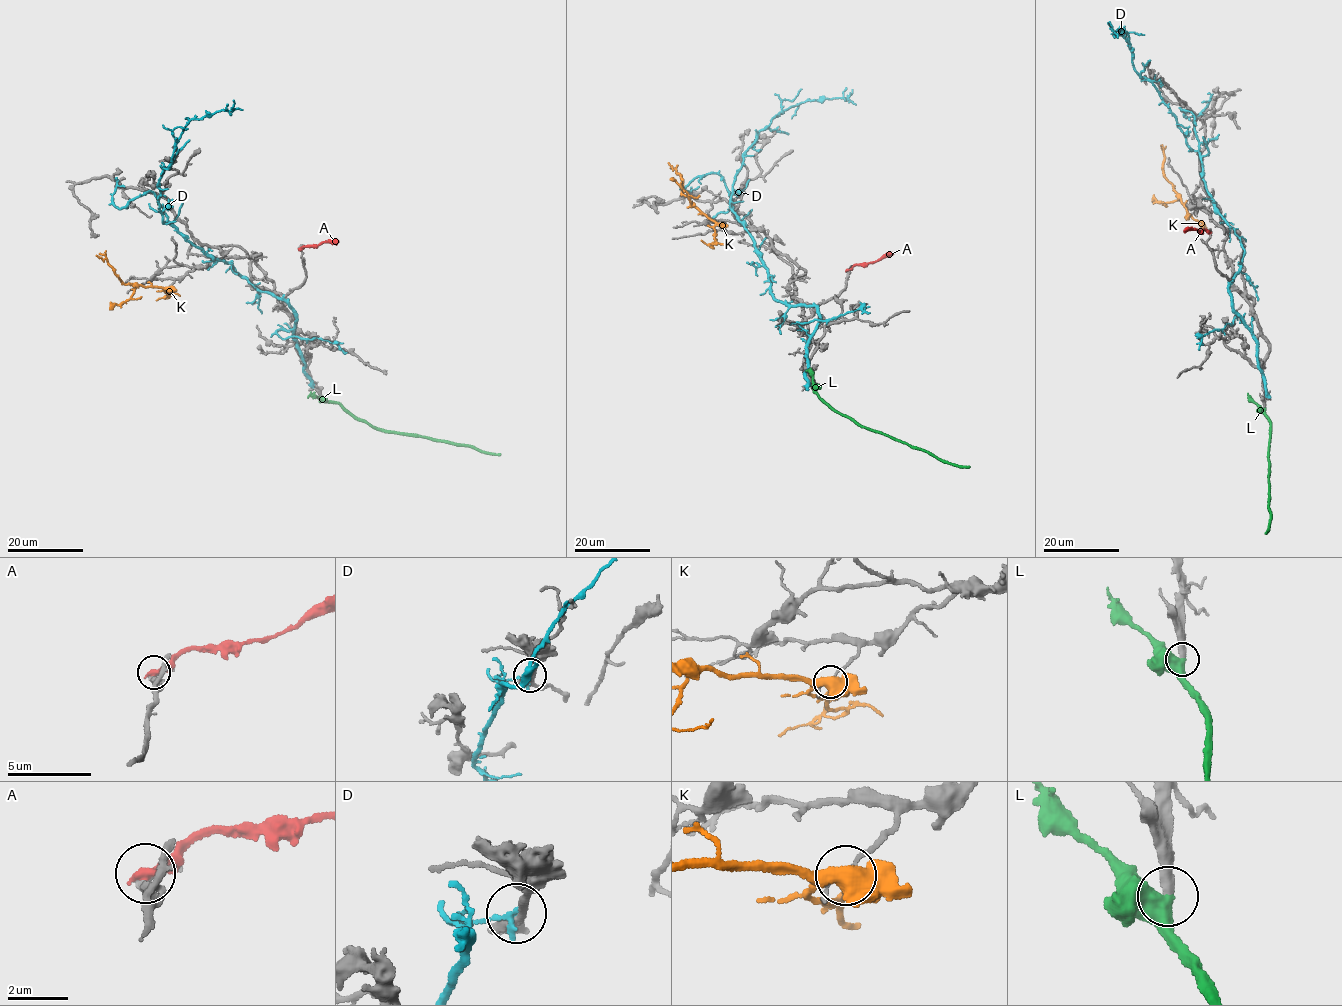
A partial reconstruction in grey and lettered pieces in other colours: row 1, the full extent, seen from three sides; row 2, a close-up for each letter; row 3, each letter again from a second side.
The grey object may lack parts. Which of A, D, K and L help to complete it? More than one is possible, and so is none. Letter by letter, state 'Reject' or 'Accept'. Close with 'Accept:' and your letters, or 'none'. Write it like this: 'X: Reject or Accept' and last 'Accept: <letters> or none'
A: Reject
D: Reject
K: Reject
L: Accept
Accept: L

